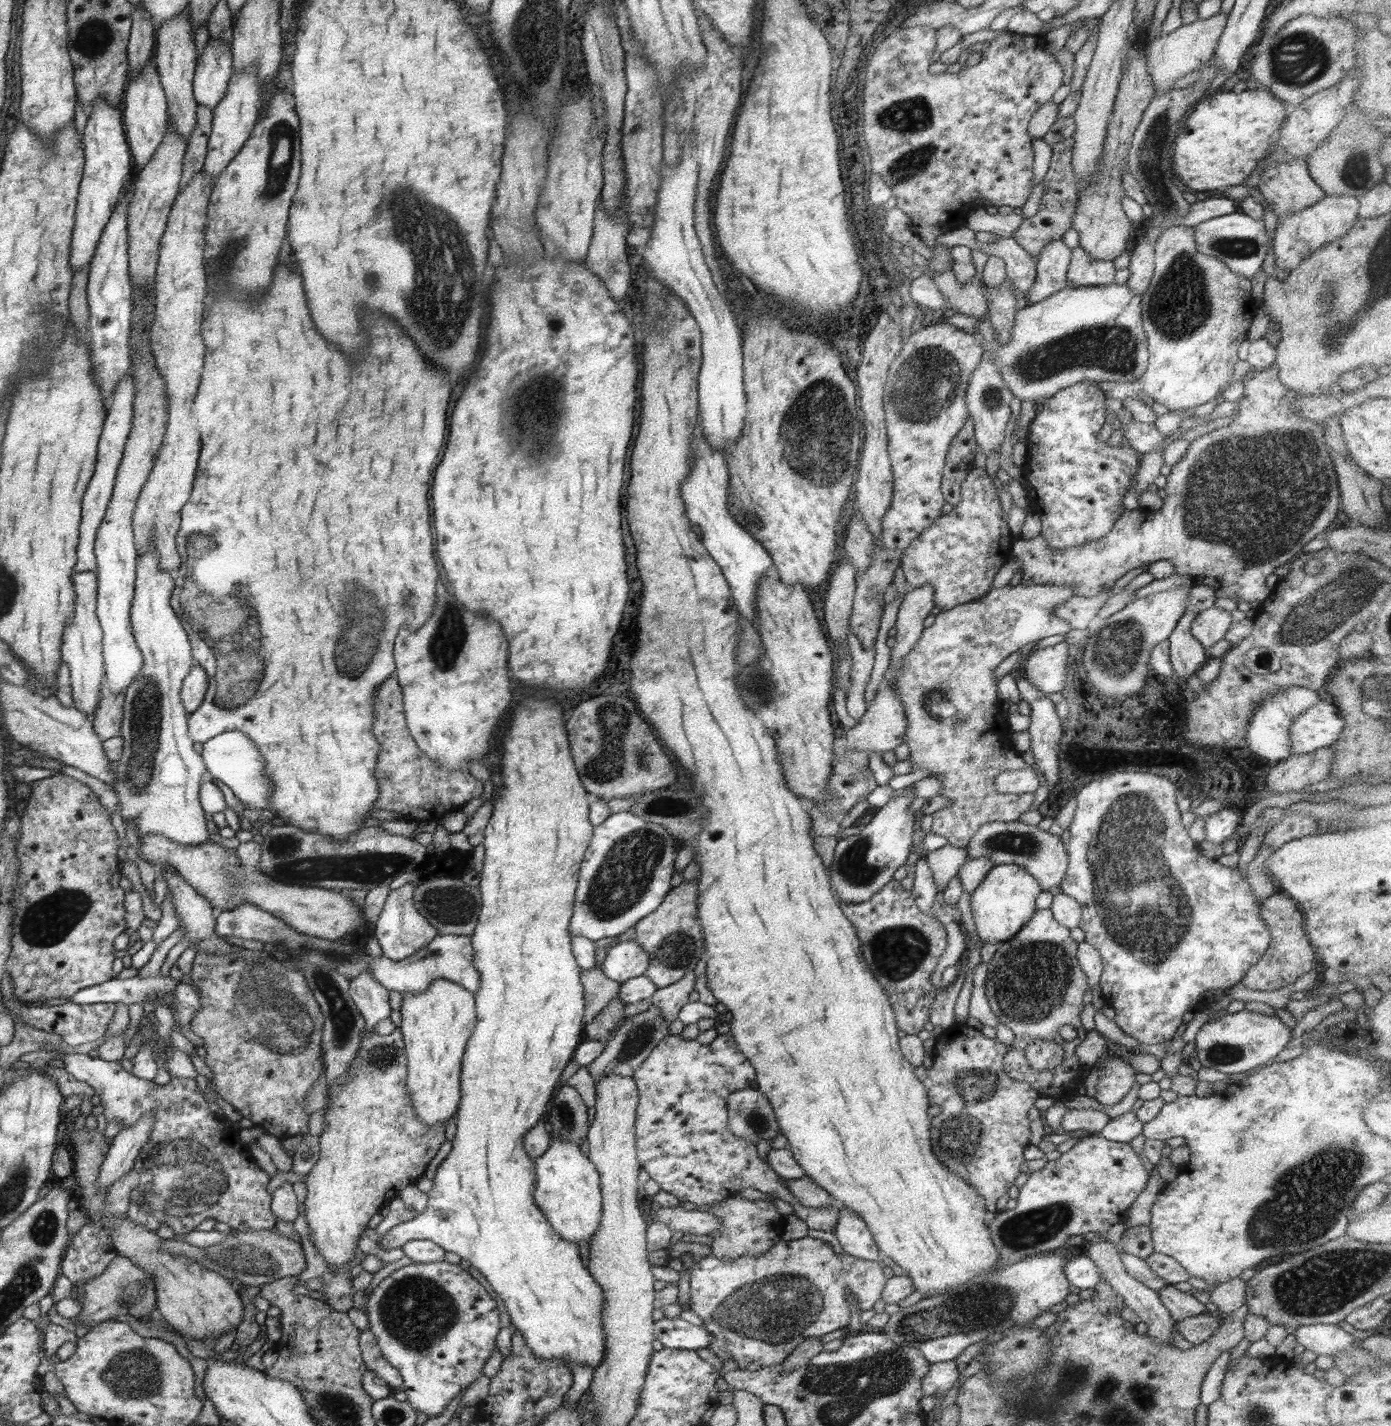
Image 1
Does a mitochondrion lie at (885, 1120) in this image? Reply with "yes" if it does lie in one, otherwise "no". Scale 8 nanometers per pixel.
no

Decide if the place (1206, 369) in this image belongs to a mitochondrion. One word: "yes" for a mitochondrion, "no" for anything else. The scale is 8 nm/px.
no

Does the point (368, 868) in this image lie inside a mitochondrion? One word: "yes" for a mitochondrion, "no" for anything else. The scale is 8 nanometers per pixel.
yes

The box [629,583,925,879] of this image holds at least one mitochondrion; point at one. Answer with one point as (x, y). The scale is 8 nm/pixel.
(759, 685)

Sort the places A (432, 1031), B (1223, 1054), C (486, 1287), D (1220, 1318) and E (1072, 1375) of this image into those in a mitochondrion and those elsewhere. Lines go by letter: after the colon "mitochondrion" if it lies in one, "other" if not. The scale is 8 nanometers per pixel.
A: other
B: mitochondrion
C: other
D: other
E: mitochondrion

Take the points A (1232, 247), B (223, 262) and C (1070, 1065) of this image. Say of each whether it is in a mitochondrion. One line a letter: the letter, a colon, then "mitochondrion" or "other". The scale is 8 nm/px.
A: mitochondrion
B: mitochondrion
C: other

